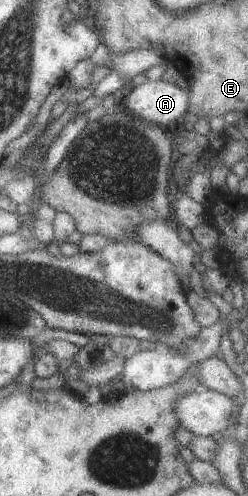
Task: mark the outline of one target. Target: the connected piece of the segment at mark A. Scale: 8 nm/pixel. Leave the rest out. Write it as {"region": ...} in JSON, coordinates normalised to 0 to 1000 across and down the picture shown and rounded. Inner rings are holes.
{"region":[[[597,161],[536,175],[508,194],[480,194],[476,214],[524,224],[540,234],[593,242],[597,248],[685,258],[722,250],[750,236],[754,206],[762,190],[750,175],[730,165],[681,169],[649,161]]]}

